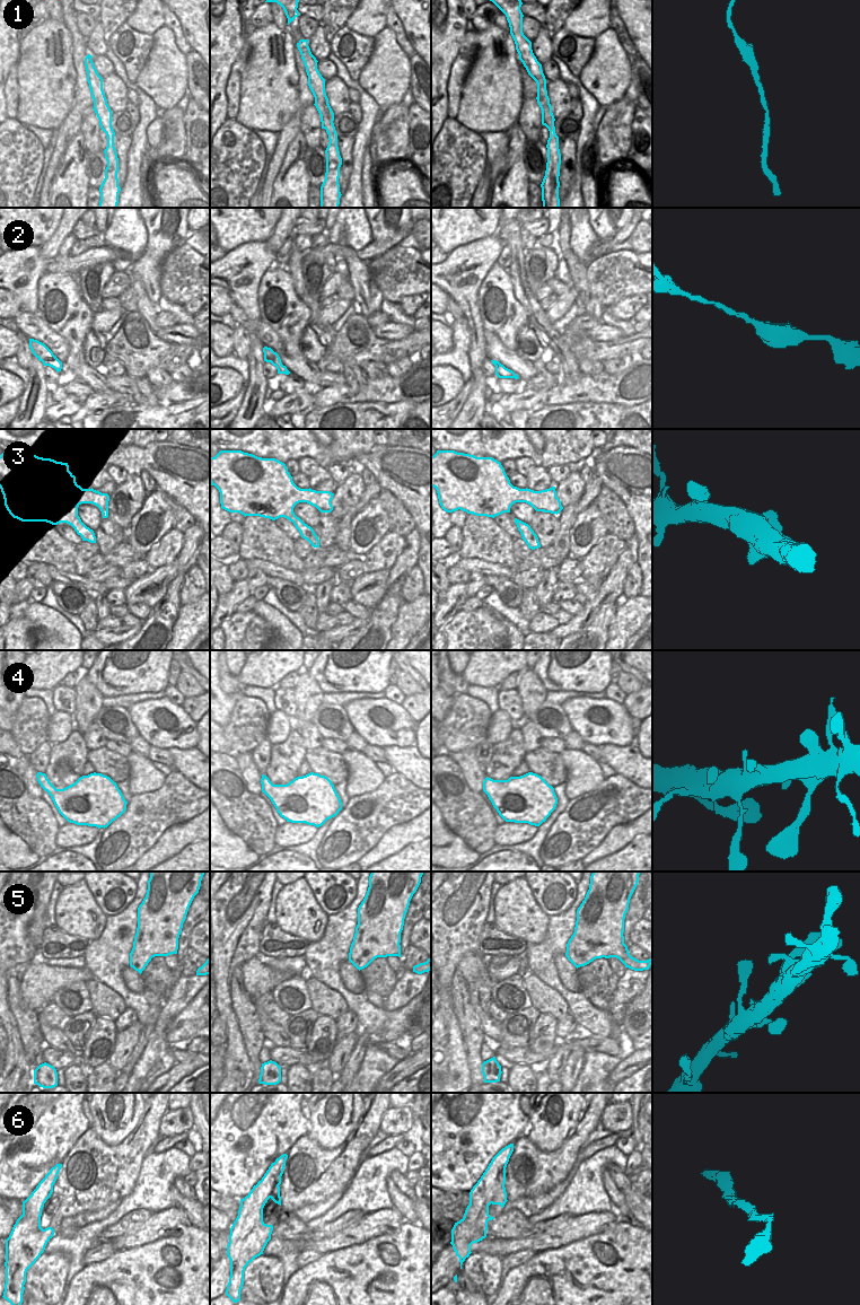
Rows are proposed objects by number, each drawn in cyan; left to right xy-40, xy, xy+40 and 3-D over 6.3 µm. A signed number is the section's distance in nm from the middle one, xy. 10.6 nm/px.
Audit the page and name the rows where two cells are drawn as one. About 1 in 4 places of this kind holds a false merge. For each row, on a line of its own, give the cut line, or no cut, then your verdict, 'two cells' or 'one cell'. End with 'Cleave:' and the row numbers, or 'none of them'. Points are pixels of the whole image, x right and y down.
1: no cut | one cell
2: no cut | one cell
3: no cut | one cell
4: no cut | one cell
5: no cut | one cell
6: no cut | one cell
Cleave: none of them

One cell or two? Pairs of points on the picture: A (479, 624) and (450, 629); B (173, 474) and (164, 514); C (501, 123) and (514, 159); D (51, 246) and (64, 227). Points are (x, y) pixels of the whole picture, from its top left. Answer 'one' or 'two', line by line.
A: one
B: two
C: two
D: one

